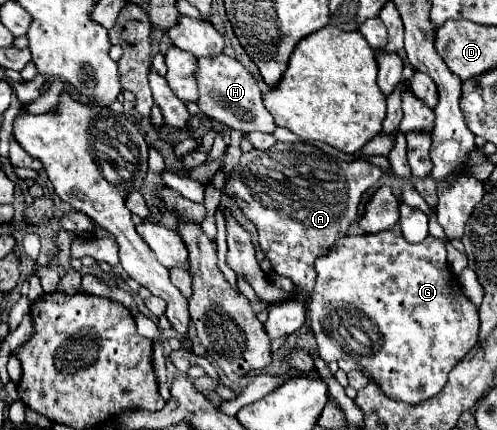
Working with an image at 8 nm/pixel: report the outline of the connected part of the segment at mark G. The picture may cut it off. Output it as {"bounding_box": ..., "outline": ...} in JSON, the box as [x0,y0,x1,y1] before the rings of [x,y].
{"bounding_box":[307,224,479,404],"outline":[[[395,224],[383,234],[345,236],[331,248],[331,254],[315,262],[317,282],[307,304],[311,328],[319,356],[325,362],[351,358],[365,366],[379,382],[381,390],[407,404],[419,404],[441,392],[453,366],[477,344],[479,314],[461,292],[447,266],[445,242],[427,236],[419,244],[409,244]]]}

